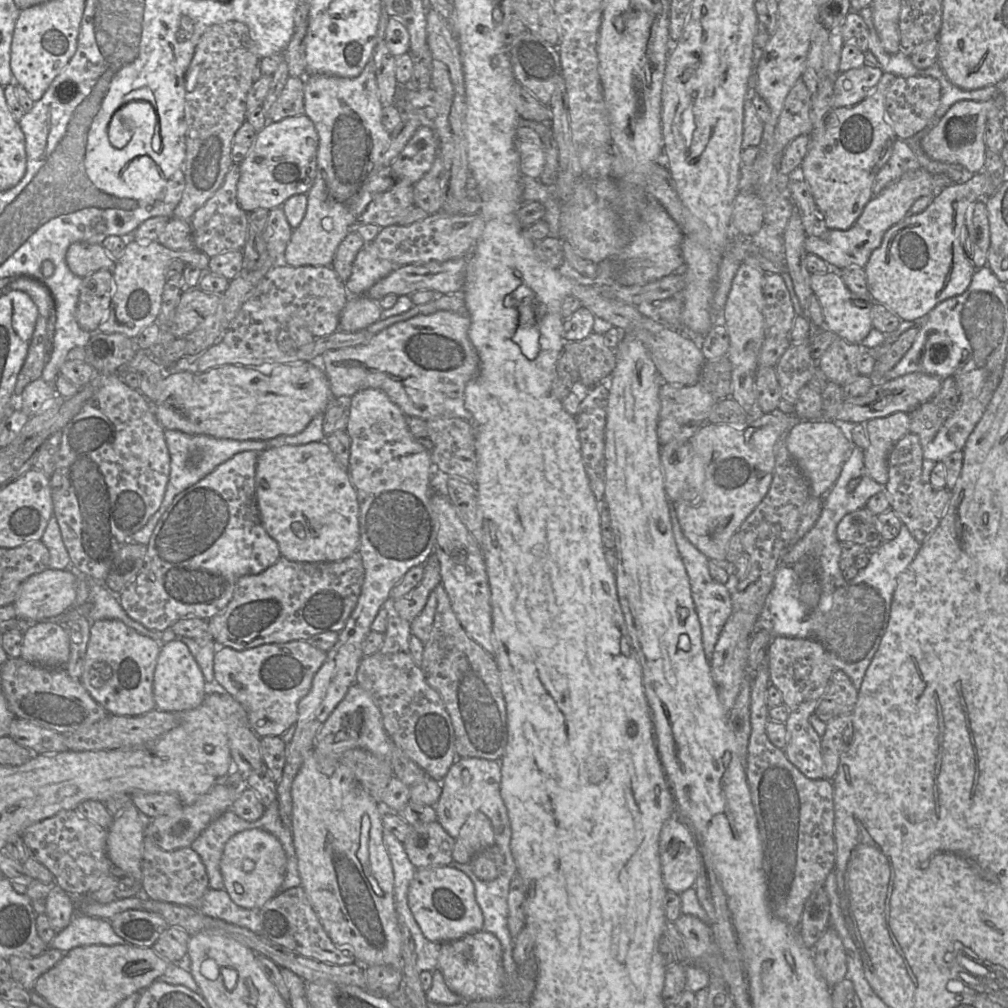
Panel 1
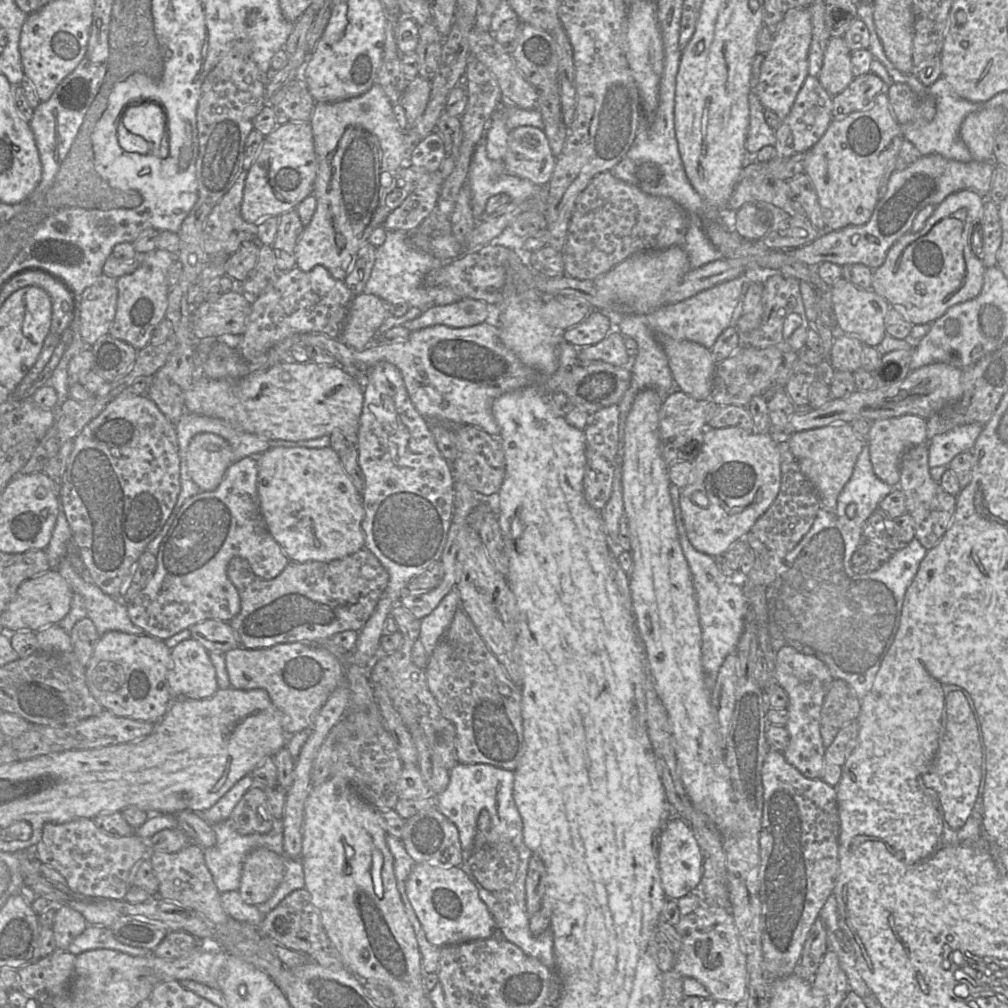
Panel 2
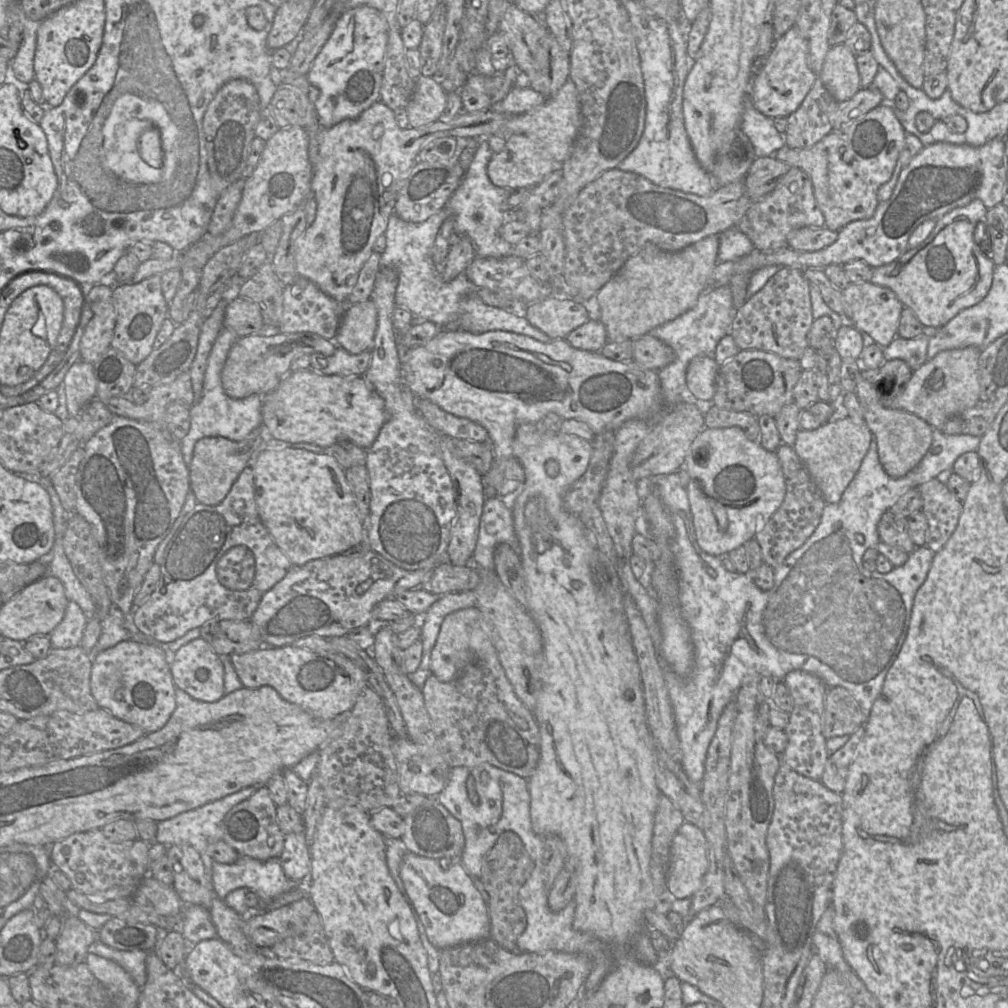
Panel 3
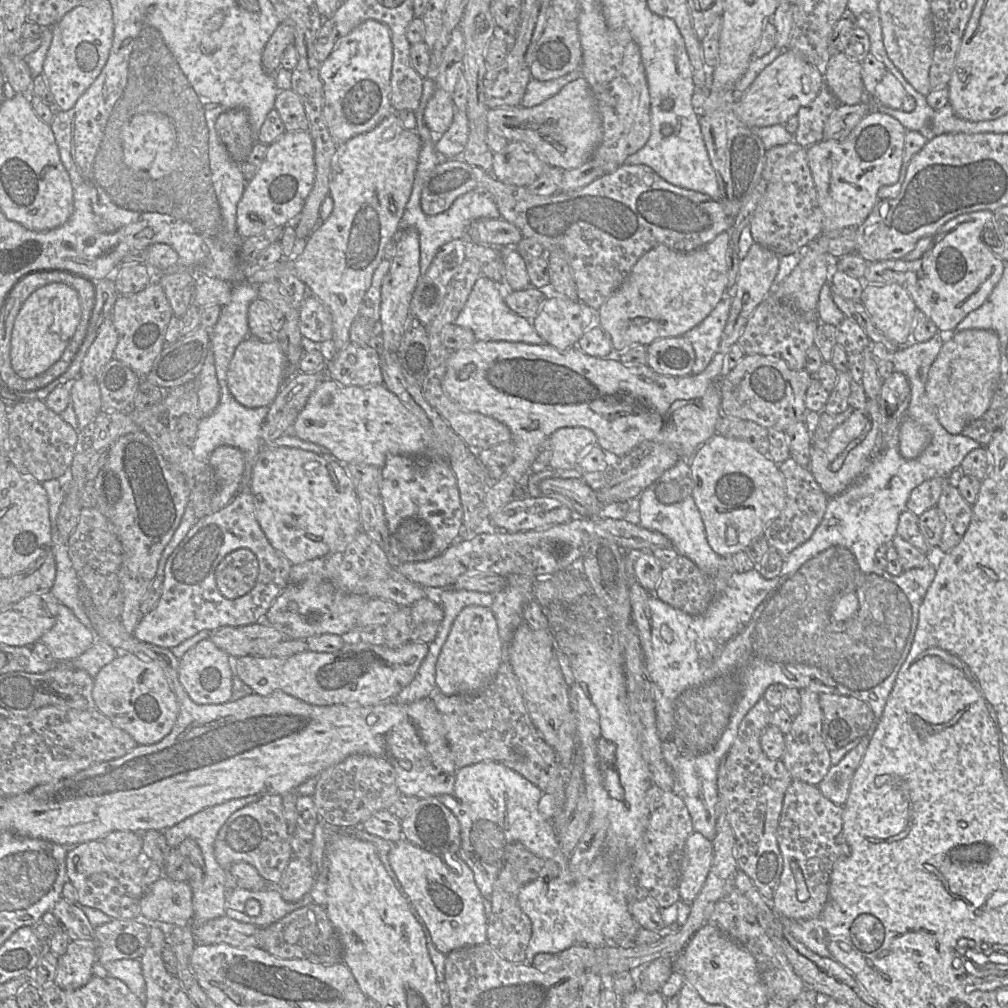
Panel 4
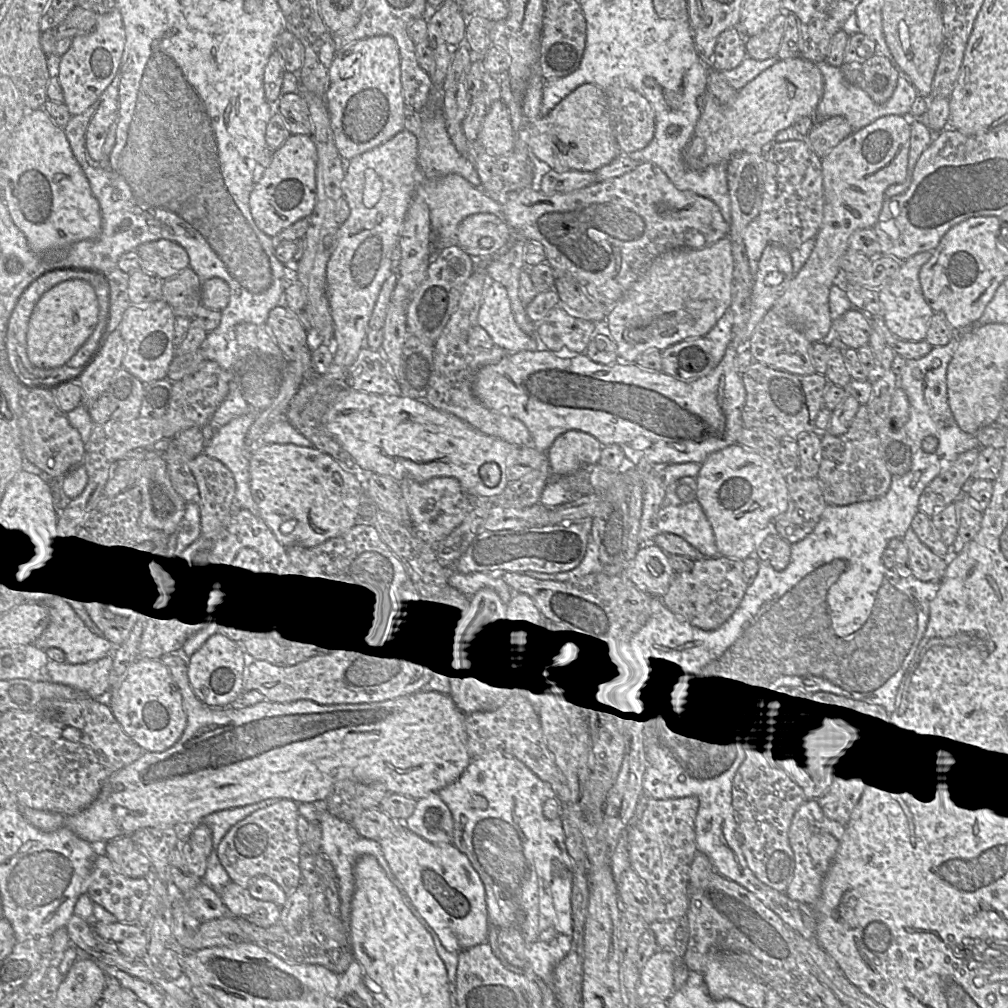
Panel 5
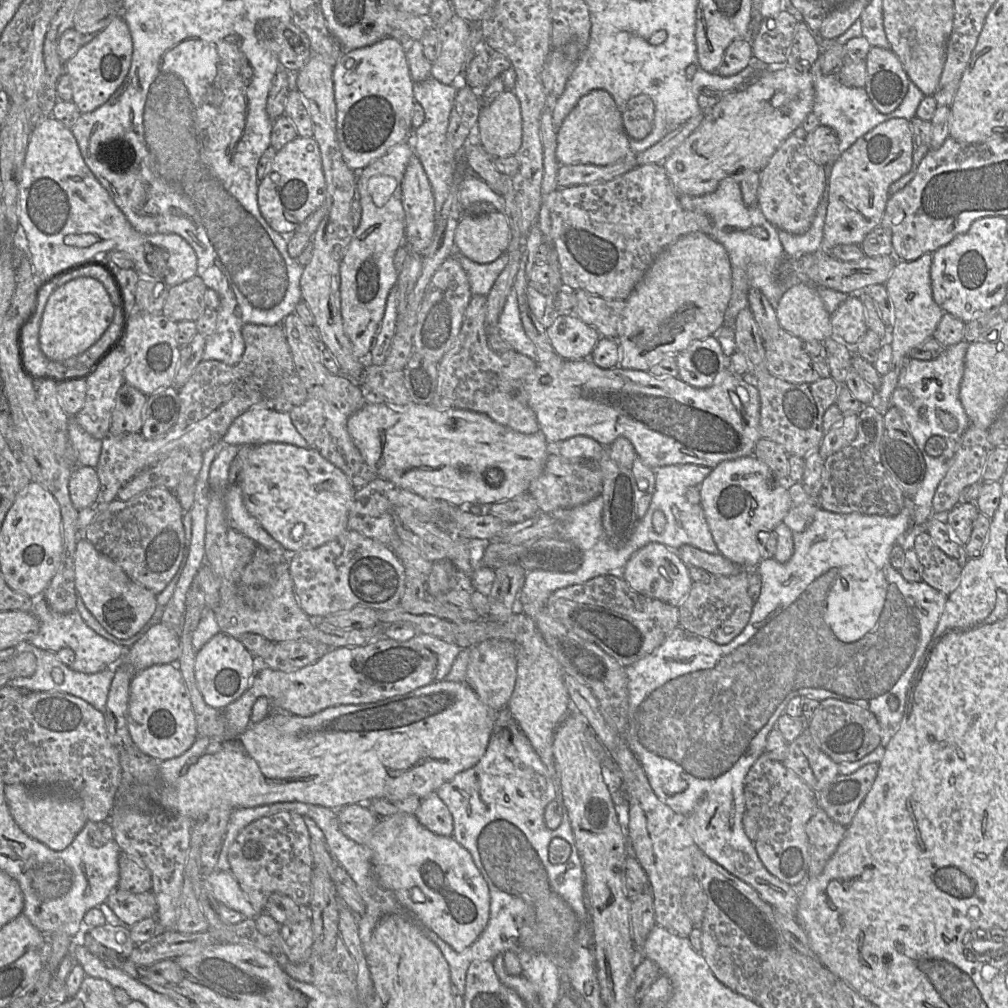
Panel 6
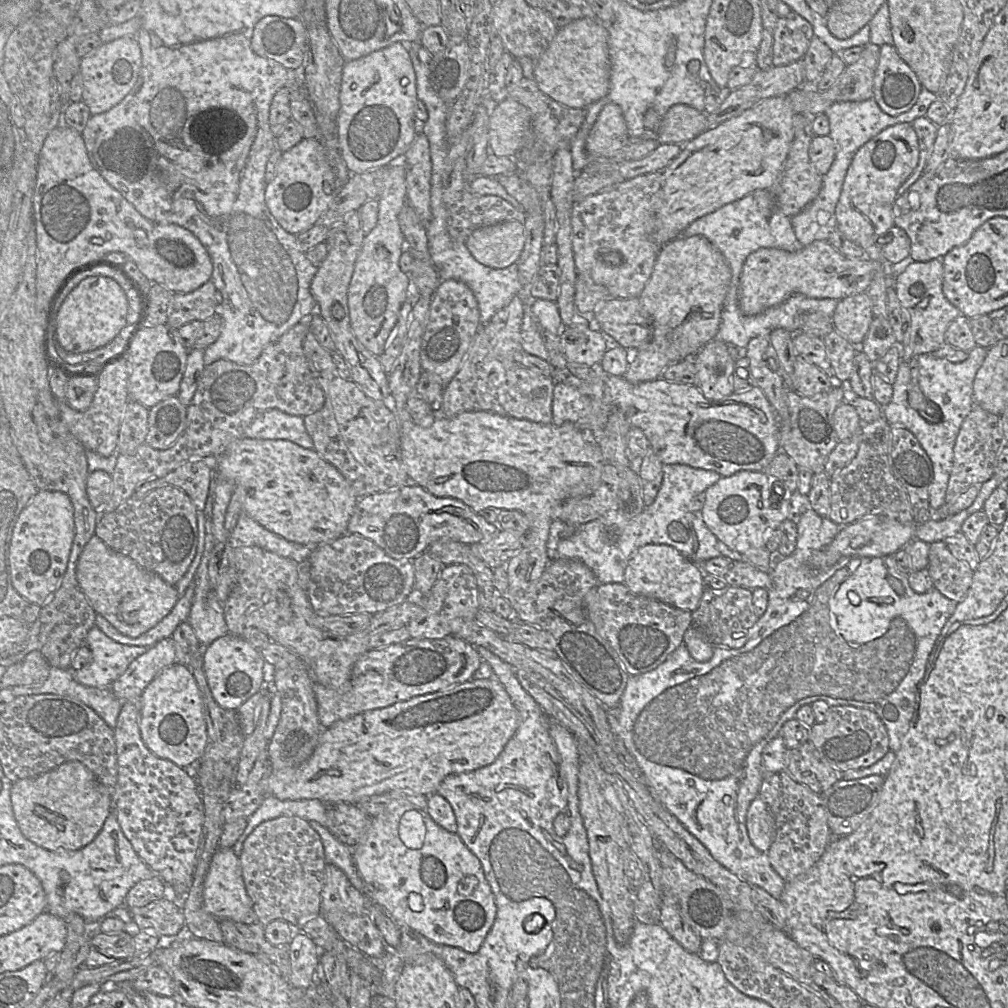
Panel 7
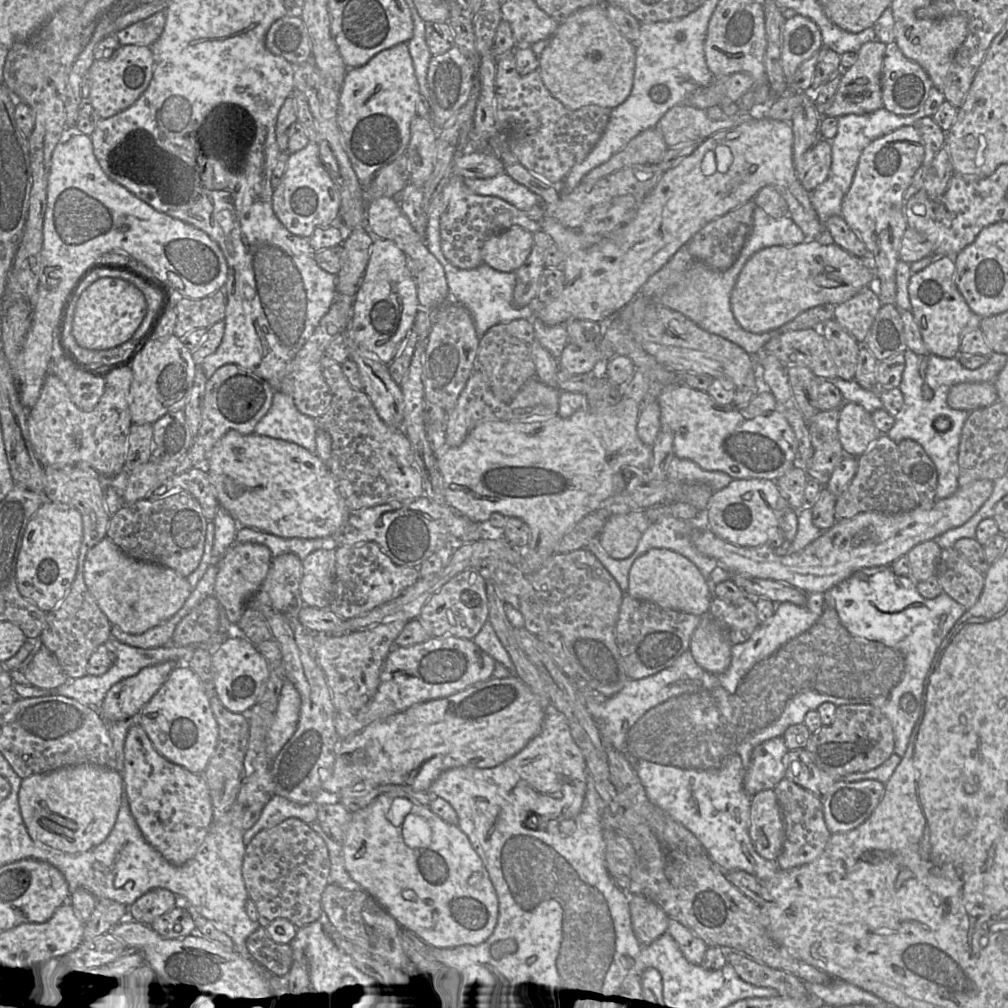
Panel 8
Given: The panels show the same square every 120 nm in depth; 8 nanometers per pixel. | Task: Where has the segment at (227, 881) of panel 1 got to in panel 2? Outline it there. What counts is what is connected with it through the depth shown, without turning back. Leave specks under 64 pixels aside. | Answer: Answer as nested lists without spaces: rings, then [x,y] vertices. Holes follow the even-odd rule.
[[[256,848],[244,860],[238,891],[246,904],[258,906],[273,895],[283,877],[283,856]]]

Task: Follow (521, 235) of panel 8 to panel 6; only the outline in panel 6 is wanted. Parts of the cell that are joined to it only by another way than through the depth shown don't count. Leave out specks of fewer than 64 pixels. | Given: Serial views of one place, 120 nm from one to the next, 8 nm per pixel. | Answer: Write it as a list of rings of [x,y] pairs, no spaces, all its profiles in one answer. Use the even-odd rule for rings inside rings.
[[[504,212],[464,213],[454,234],[456,251],[478,263],[490,263],[507,251],[511,226]]]

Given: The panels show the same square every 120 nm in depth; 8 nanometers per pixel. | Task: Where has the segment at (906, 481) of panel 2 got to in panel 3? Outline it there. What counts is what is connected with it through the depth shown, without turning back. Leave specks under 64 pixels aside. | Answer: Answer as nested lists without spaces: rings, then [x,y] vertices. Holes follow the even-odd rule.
[[[937,478],[927,481],[917,488],[923,502],[921,511],[928,524],[926,546],[933,553],[937,553],[945,546],[957,528],[963,503]]]

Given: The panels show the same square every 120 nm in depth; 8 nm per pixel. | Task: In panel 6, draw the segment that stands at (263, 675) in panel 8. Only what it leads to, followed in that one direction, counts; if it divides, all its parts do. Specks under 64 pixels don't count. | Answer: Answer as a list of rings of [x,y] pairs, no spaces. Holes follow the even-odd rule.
[[[222,631],[213,636],[197,653],[195,678],[205,702],[218,710],[241,697],[250,686],[255,673],[254,656],[243,643]]]

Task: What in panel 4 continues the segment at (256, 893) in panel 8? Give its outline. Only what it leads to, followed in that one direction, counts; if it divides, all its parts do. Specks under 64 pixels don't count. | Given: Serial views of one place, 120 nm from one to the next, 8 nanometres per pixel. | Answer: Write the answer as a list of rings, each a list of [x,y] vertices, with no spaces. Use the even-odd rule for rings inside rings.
[[[266,794],[257,802],[235,811],[218,832],[214,855],[218,864],[228,873],[234,863],[246,862],[259,872],[269,886],[277,888],[285,868],[294,856],[290,829],[283,815],[282,796]]]

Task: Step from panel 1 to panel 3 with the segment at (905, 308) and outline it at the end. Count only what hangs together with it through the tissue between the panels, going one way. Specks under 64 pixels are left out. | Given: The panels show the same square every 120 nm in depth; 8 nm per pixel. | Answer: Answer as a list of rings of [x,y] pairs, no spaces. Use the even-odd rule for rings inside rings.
[[[974,200],[948,212],[936,221],[931,234],[919,246],[908,249],[892,263],[873,268],[871,283],[890,288],[924,326],[943,327],[962,310],[981,302],[992,286],[995,264],[975,242],[975,226],[985,220],[987,211],[982,201]]]

